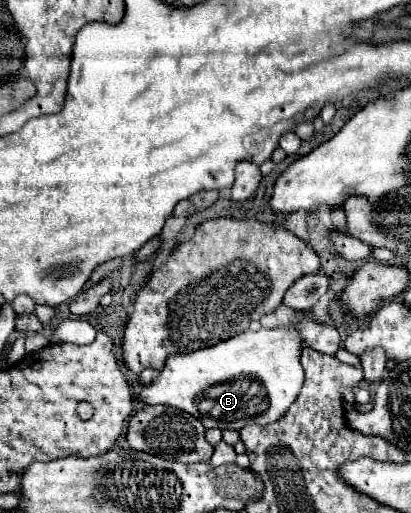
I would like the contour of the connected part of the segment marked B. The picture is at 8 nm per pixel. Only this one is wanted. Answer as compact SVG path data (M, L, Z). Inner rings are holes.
M260 329L260 331L244 331L226 341L220 341L212 347L204 347L192 353L174 353L168 357L160 375L146 387L140 389L138 399L146 405L170 405L192 417L200 419L206 429L236 429L240 431L246 425L268 425L278 421L290 405L296 401L303 383L304 370L300 365L302 341L296 329Z

